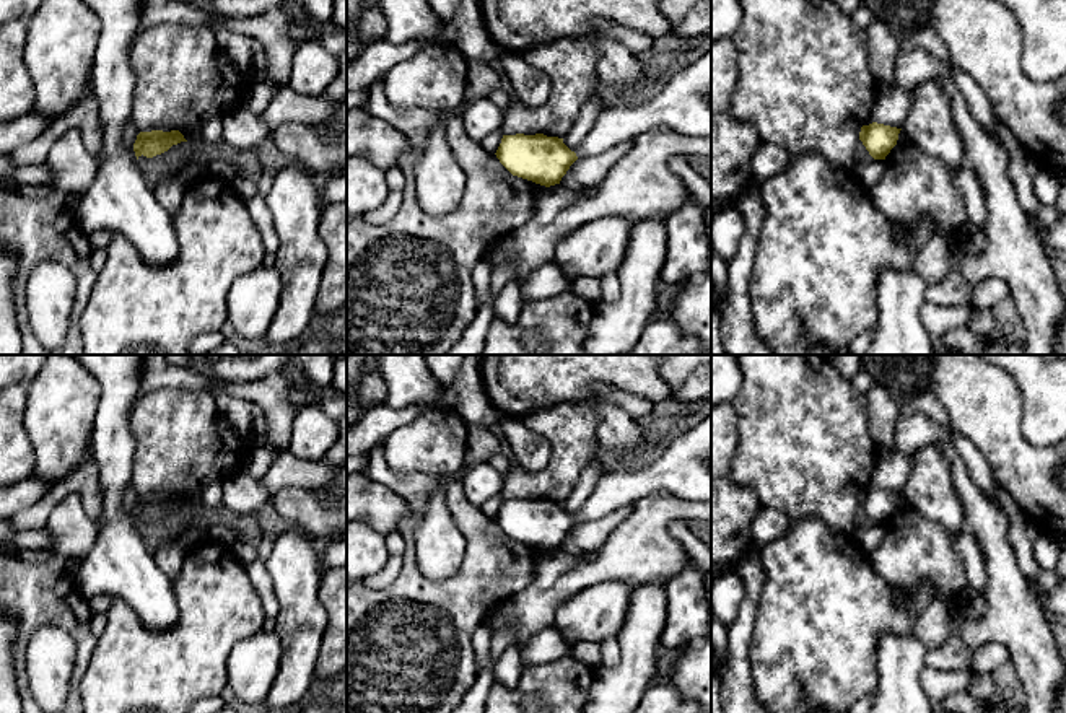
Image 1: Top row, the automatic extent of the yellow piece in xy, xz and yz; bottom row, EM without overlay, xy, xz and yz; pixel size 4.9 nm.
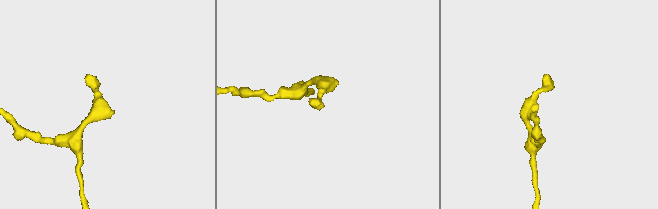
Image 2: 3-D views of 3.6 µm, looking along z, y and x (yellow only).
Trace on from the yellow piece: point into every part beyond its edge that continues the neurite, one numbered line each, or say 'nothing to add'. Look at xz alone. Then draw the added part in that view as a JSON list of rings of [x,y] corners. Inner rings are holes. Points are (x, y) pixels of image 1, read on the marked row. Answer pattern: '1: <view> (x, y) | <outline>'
1: xz (684, 104) | [[[711,47],[679,70],[662,91],[643,106],[605,104],[576,156],[596,156],[640,133],[667,127],[685,137],[711,137]]]

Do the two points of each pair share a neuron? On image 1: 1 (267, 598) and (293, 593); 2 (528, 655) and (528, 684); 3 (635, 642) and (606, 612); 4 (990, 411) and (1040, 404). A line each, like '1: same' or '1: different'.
1: different
2: different
3: different
4: different

